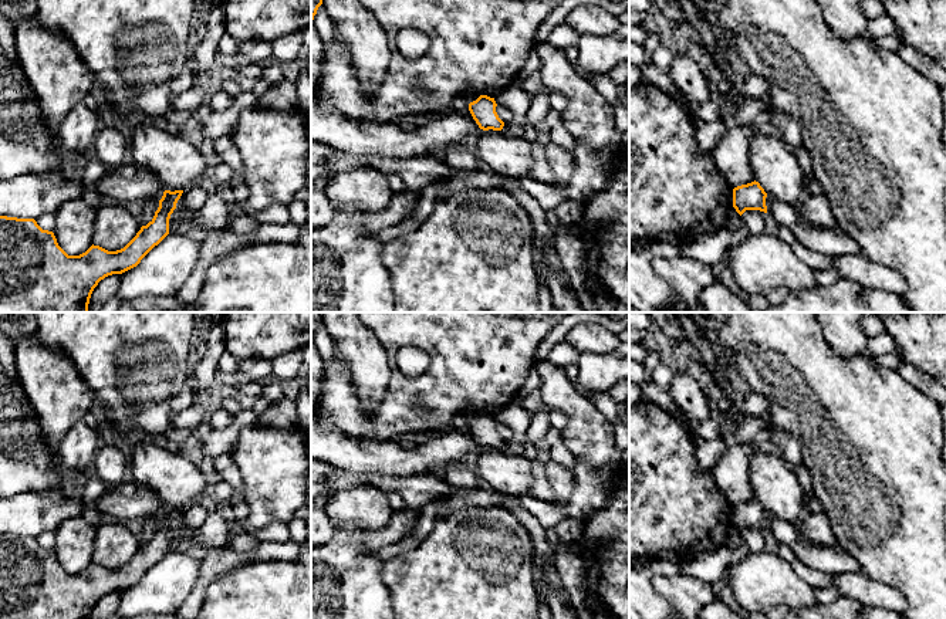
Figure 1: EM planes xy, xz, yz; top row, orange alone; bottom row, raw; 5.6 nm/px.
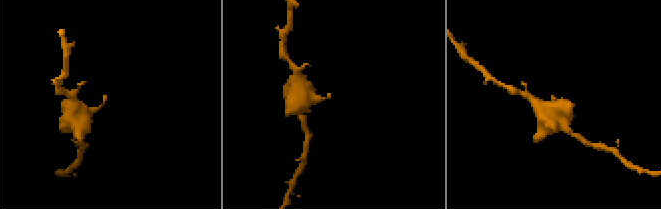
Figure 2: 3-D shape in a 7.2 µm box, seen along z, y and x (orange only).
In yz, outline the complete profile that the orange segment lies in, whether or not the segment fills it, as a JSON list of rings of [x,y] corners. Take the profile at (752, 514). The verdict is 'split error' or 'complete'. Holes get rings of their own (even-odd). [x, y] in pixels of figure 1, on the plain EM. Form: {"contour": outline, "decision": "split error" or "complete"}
{"contour": [[[751,500],[733,507],[733,525],[741,534],[746,528],[760,528],[767,531],[767,511],[759,500]]], "decision": "complete"}

